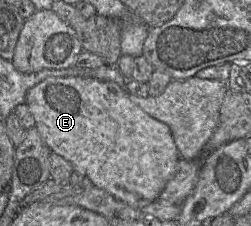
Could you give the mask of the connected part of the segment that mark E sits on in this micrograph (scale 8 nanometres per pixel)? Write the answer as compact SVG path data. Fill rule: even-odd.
M49 77L33 86L25 103L43 142L94 186L132 207L158 199L178 171L180 154L169 127L130 100L125 88L92 77Z

